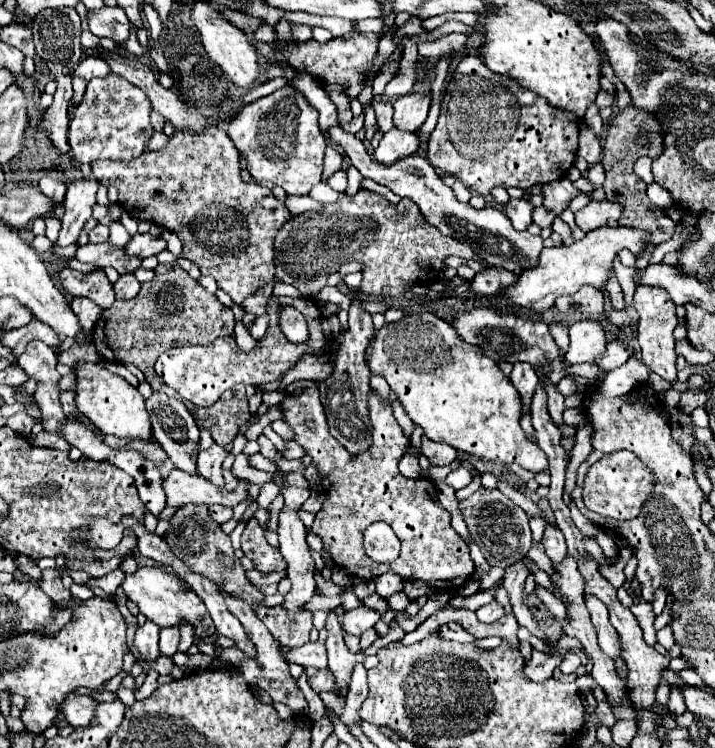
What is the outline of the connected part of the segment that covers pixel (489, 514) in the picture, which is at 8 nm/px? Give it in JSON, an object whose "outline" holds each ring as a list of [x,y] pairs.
{"outline":[[[481,487],[477,493],[461,501],[459,507],[473,541],[481,547],[489,565],[507,567],[523,559],[531,549],[531,529],[529,529],[527,513],[519,505],[515,505],[509,497],[505,497],[499,489]]]}

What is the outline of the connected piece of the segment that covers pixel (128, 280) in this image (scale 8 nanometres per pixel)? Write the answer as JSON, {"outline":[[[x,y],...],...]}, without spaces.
{"outline":[[[129,273],[129,275],[121,275],[113,287],[115,287],[117,299],[133,299],[139,293],[141,283],[135,279],[135,275]]]}

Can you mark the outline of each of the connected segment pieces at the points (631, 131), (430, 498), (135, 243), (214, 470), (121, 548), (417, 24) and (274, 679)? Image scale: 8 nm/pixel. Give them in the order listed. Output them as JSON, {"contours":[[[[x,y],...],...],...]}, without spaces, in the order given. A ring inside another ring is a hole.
{"contours":[[[[629,105],[627,109],[621,109],[617,113],[617,117],[609,123],[609,131],[605,137],[605,145],[603,145],[603,167],[605,167],[605,199],[609,201],[617,201],[623,205],[623,219],[629,219],[629,227],[631,229],[641,229],[651,233],[649,239],[651,243],[659,245],[665,243],[673,237],[675,233],[675,223],[671,221],[671,217],[665,213],[665,209],[659,209],[657,205],[653,205],[649,201],[649,197],[645,195],[647,183],[645,181],[635,181],[635,171],[633,171],[633,163],[639,157],[651,157],[657,159],[661,155],[661,145],[663,145],[663,137],[661,137],[661,129],[657,125],[657,121],[653,119],[653,115],[643,113],[639,109],[633,109],[633,105]]],[[[317,385],[303,387],[299,395],[287,389],[281,393],[283,401],[279,405],[283,411],[283,421],[287,421],[293,431],[293,441],[297,441],[305,453],[313,457],[319,477],[325,477],[331,483],[325,491],[323,509],[315,515],[311,531],[323,539],[323,547],[331,553],[333,563],[365,581],[373,581],[381,573],[393,571],[403,581],[421,579],[429,587],[441,591],[453,591],[467,583],[475,571],[475,565],[469,557],[467,543],[451,525],[449,511],[439,503],[433,481],[423,477],[411,479],[399,471],[399,461],[407,453],[411,439],[403,433],[401,425],[393,417],[391,405],[385,403],[375,389],[369,391],[367,409],[373,427],[373,443],[365,453],[351,455],[329,433]],[[375,521],[387,521],[401,541],[401,555],[393,563],[375,563],[365,553],[363,531]]],[[[133,235],[131,241],[125,245],[125,253],[131,257],[151,257],[157,255],[159,251],[165,249],[165,241],[161,237],[153,237],[153,235]]],[[[211,445],[209,449],[201,451],[199,459],[197,459],[199,475],[203,475],[207,481],[211,481],[217,487],[223,487],[225,481],[223,481],[223,475],[221,475],[221,463],[225,461],[227,455],[229,453],[221,445]]],[[[125,529],[121,543],[119,543],[117,547],[113,547],[111,551],[101,551],[101,555],[105,555],[105,559],[111,559],[113,555],[115,555],[115,557],[121,557],[121,555],[127,555],[129,551],[133,551],[135,547],[137,547],[137,537],[135,537],[135,533],[133,533],[131,529]]],[[[411,17],[403,27],[399,27],[397,29],[397,33],[395,33],[395,39],[399,41],[399,37],[403,35],[403,33],[409,33],[409,35],[425,35],[425,33],[431,33],[431,31],[427,31],[425,27],[423,27],[423,19],[419,19],[419,17]]],[[[225,595],[225,601],[227,601],[229,611],[241,621],[241,625],[247,631],[247,635],[255,643],[255,651],[257,651],[255,657],[237,663],[237,669],[243,673],[245,681],[249,685],[255,685],[255,687],[261,687],[263,691],[267,691],[273,701],[281,701],[287,707],[291,707],[293,713],[305,713],[307,711],[307,701],[305,701],[305,697],[303,697],[297,681],[289,673],[289,665],[287,665],[287,661],[281,655],[281,645],[273,639],[273,635],[267,631],[267,627],[257,619],[257,615],[253,613],[253,609],[249,609],[249,605],[245,605],[245,601],[237,601],[237,599],[229,597],[229,595]]]]}

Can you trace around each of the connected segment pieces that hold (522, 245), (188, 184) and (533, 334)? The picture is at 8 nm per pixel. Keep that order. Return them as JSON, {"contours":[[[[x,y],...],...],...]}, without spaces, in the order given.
{"contours":[[[[291,65],[281,67],[283,69],[283,79],[287,79],[287,85],[293,87],[297,93],[301,93],[309,105],[319,113],[319,129],[323,133],[329,135],[329,139],[339,145],[341,149],[345,149],[345,155],[349,157],[351,165],[359,169],[359,173],[367,179],[373,179],[381,185],[387,185],[393,193],[401,195],[401,197],[409,197],[413,199],[421,213],[425,213],[427,221],[437,225],[437,229],[441,229],[441,233],[455,237],[457,241],[469,245],[475,255],[489,263],[493,261],[493,267],[503,267],[507,271],[515,271],[517,269],[527,269],[529,265],[537,265],[537,257],[543,249],[543,239],[531,235],[529,231],[515,231],[513,225],[509,225],[509,219],[493,209],[493,207],[485,207],[485,209],[473,209],[469,203],[461,203],[453,197],[453,191],[441,183],[439,175],[435,173],[435,169],[429,165],[427,159],[419,157],[419,155],[409,155],[393,165],[377,165],[371,157],[367,147],[363,145],[361,139],[357,139],[353,133],[347,133],[341,123],[337,121],[337,107],[333,105],[333,101],[329,99],[327,91],[321,87],[321,83],[317,83],[313,77],[309,77],[309,73],[299,73],[297,69],[293,69]]],[[[209,129],[209,133],[203,133],[203,135],[193,135],[193,133],[185,133],[185,131],[175,131],[175,135],[169,139],[167,147],[163,147],[163,149],[159,149],[159,151],[145,151],[141,157],[131,159],[131,161],[127,161],[127,163],[123,163],[123,161],[93,161],[91,167],[93,167],[95,177],[97,177],[105,187],[107,187],[107,185],[115,185],[115,187],[119,189],[119,205],[121,205],[131,217],[141,219],[141,221],[151,221],[151,223],[155,223],[155,225],[161,225],[161,227],[173,231],[173,233],[183,241],[183,257],[195,261],[195,263],[199,265],[199,269],[201,269],[203,275],[211,275],[211,277],[217,281],[219,289],[223,289],[237,305],[241,305],[249,295],[257,293],[265,283],[273,281],[273,277],[275,277],[275,263],[273,263],[275,245],[273,245],[273,241],[275,241],[277,229],[281,229],[281,227],[289,221],[291,213],[289,213],[289,209],[285,207],[285,203],[283,203],[281,199],[277,199],[277,197],[271,193],[271,189],[259,187],[259,185],[255,185],[255,183],[243,183],[243,181],[241,181],[241,177],[239,177],[239,151],[237,151],[237,147],[233,145],[233,141],[229,139],[229,135],[227,135],[225,129]]],[[[483,305],[483,307],[473,307],[469,311],[461,311],[455,315],[453,327],[457,329],[459,337],[465,339],[471,345],[477,345],[479,349],[483,349],[483,353],[493,359],[495,363],[499,361],[525,361],[529,363],[533,369],[537,369],[537,373],[549,383],[549,385],[557,385],[567,373],[575,373],[575,375],[585,375],[589,379],[597,379],[601,375],[601,367],[597,365],[571,365],[569,369],[565,369],[561,365],[559,359],[559,349],[549,333],[549,327],[543,321],[525,321],[519,319],[515,315],[501,315],[495,309]]]]}

